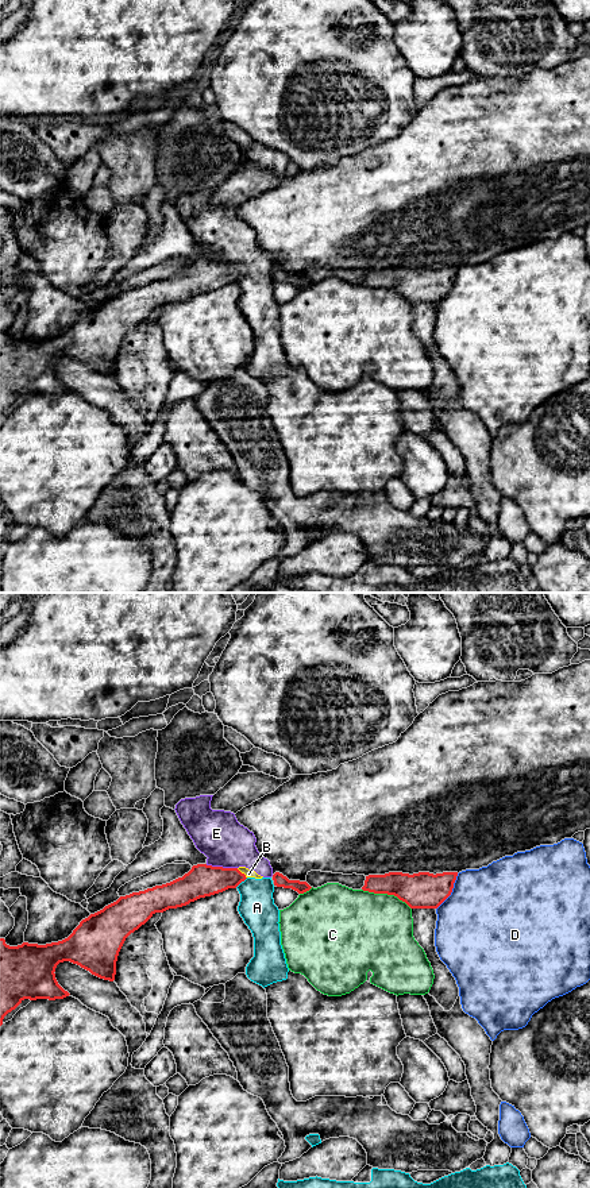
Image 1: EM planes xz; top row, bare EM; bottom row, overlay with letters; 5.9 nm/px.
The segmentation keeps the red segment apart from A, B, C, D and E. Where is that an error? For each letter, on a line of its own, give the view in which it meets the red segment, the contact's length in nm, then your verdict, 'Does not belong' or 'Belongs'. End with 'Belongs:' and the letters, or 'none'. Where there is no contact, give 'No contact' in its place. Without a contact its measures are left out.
A: Touches red in xz. Shared border 100 nm. Does not belong
B: Touches red in xz. Shared border 90 nm. Does not belong
C: Touches red in xz. Shared border 320 nm. Does not belong
D: Touches red in xz. Shared border 260 nm. Does not belong
E: Touches red in xz. Shared border 190 nm. Does not belong
Belongs: none

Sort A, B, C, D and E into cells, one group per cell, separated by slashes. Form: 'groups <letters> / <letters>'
groups A B E / C / D

